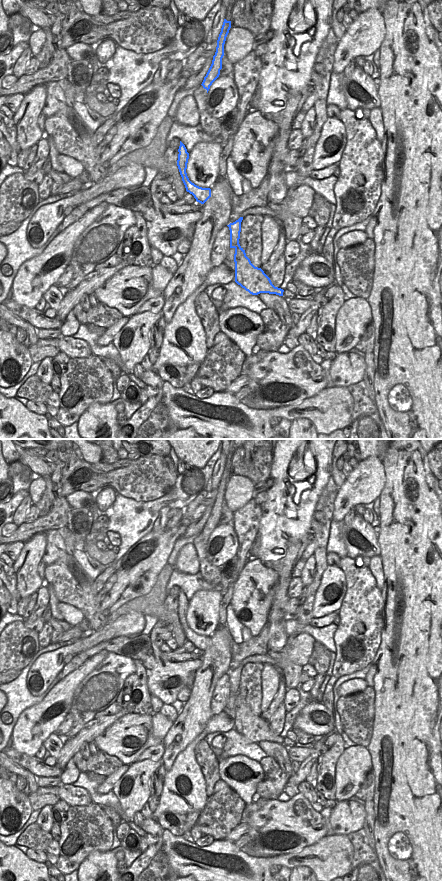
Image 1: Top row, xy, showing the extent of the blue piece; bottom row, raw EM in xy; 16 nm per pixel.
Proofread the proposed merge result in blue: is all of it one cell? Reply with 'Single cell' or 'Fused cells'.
Fused cells.

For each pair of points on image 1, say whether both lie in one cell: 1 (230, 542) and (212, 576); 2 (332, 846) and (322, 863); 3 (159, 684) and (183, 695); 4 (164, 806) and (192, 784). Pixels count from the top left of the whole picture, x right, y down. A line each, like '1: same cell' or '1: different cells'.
1: different cells
2: same cell
3: different cells
4: same cell

